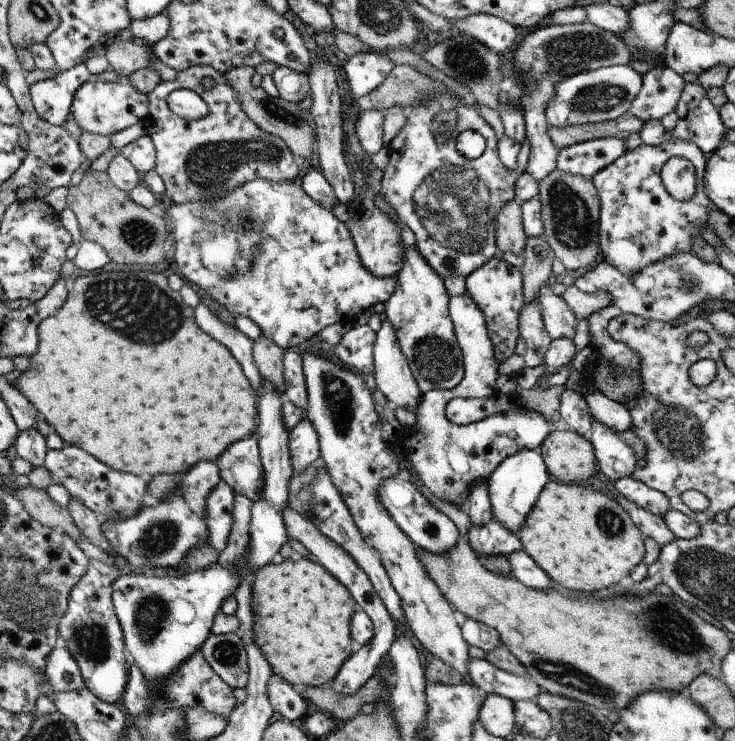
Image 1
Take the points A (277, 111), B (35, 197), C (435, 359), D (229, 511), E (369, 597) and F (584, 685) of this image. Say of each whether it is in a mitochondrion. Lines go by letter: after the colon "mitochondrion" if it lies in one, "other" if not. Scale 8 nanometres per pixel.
A: mitochondrion
B: other
C: mitochondrion
D: other
E: other
F: mitochondrion

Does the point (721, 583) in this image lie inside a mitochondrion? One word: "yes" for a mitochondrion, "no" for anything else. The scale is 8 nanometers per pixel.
yes

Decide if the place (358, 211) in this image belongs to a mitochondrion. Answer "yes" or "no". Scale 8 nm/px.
no

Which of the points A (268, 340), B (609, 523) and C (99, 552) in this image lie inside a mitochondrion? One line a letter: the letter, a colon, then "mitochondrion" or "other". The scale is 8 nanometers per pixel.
A: other
B: mitochondrion
C: other

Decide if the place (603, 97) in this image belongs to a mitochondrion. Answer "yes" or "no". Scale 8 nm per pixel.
yes

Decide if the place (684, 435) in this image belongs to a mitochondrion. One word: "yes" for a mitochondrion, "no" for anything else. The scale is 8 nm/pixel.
yes

